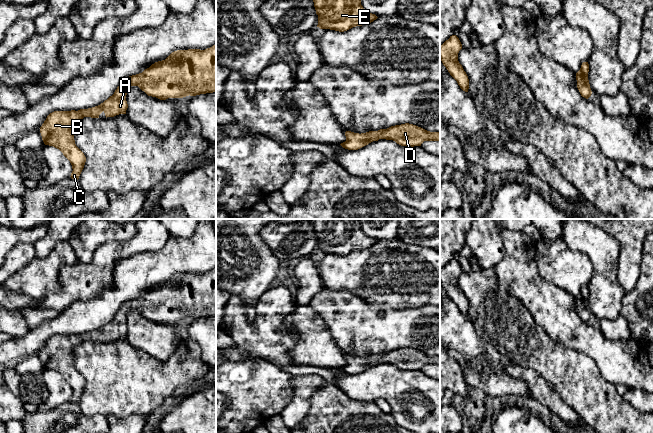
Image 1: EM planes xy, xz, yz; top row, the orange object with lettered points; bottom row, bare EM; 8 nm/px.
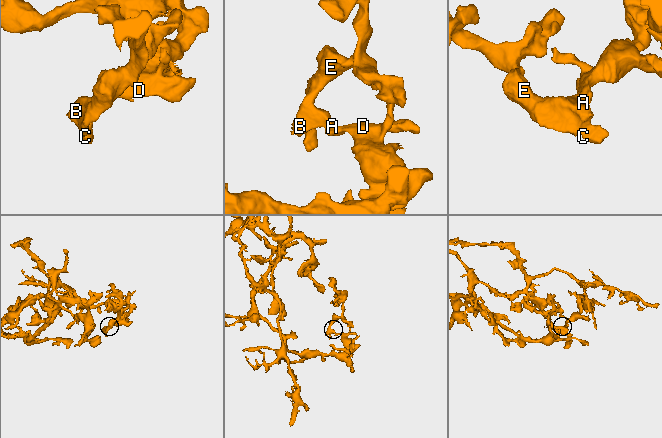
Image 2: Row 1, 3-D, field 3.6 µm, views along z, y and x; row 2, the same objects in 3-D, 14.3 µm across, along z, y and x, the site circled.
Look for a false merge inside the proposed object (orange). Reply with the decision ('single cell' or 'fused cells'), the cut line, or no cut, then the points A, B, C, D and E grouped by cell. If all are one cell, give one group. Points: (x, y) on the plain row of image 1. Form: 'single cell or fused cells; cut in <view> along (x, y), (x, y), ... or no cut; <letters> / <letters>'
single cell; no cut; A B C D E

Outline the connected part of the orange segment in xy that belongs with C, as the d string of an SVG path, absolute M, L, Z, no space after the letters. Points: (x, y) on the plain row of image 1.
M216 267L205 274L188 273L172 276L165 284L155 286L142 297L125 302L114 318L98 330L78 335L54 335L50 337L40 351L42 364L45 369L59 373L70 385L73 393L70 400L72 403L79 403L86 386L84 377L75 368L75 348L84 341L99 342L102 336L105 337L106 342L126 338L128 332L126 319L130 310L138 310L148 320L160 324L216 316Z

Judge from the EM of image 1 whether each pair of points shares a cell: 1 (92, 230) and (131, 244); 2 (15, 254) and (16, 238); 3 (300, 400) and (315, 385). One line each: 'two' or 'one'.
1: two
2: two
3: one

